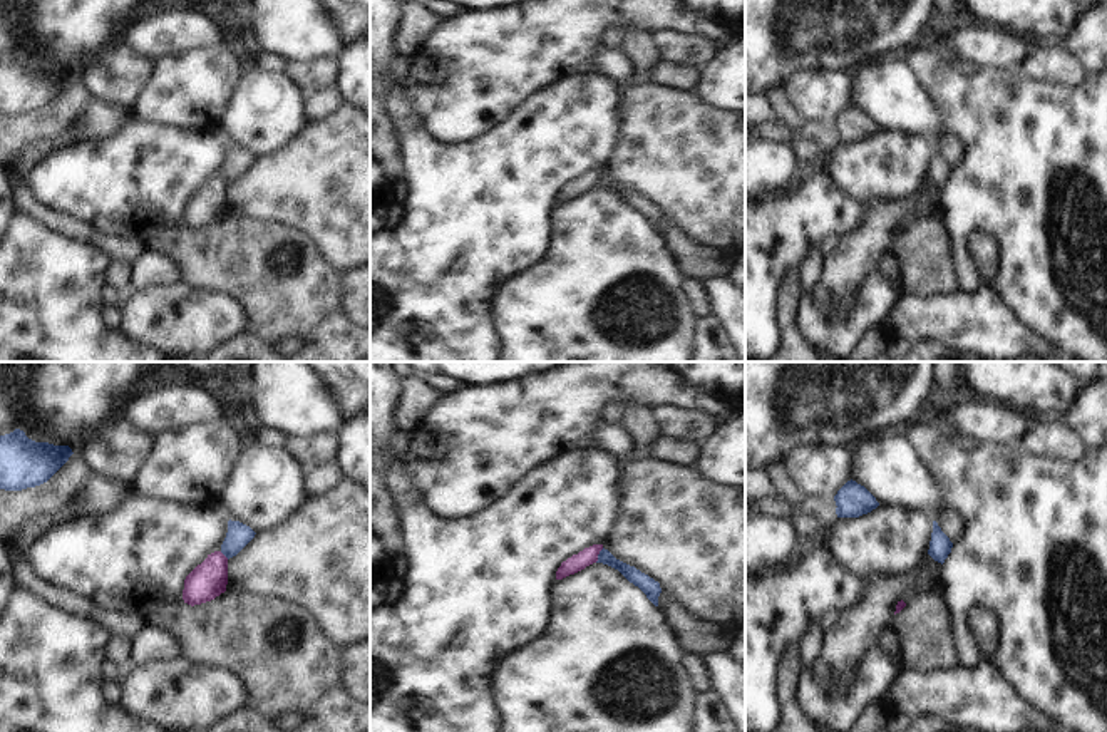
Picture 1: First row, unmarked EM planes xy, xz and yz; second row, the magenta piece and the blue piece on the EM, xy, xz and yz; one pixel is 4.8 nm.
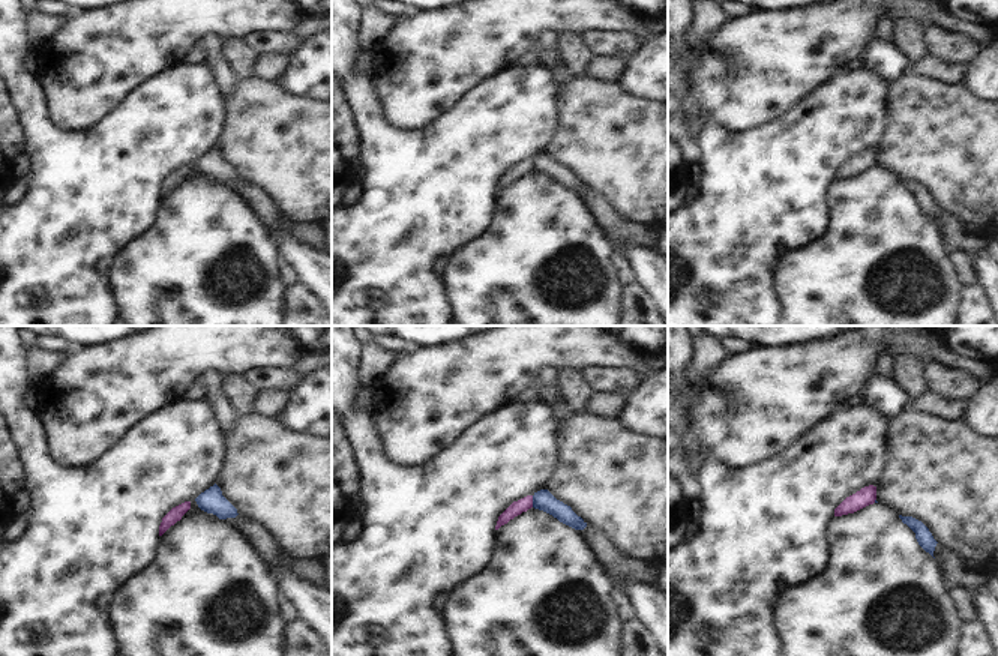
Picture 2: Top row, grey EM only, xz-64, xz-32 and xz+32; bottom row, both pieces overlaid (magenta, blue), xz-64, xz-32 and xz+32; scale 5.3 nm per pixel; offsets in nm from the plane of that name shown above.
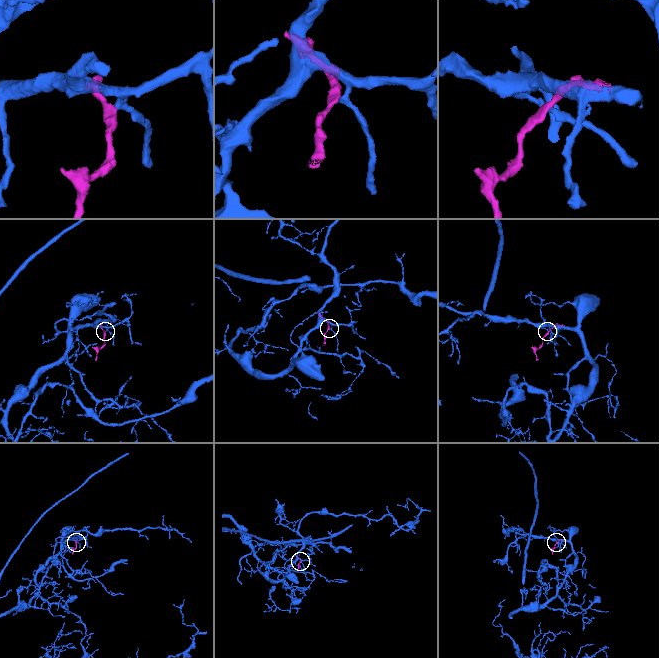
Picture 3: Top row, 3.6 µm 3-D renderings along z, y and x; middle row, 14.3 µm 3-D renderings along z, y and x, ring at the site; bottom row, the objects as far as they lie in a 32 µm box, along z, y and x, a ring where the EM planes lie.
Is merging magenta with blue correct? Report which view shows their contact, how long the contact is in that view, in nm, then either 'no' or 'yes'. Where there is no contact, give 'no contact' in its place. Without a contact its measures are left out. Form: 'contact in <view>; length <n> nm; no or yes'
contact in xz; length 80 nm; no

